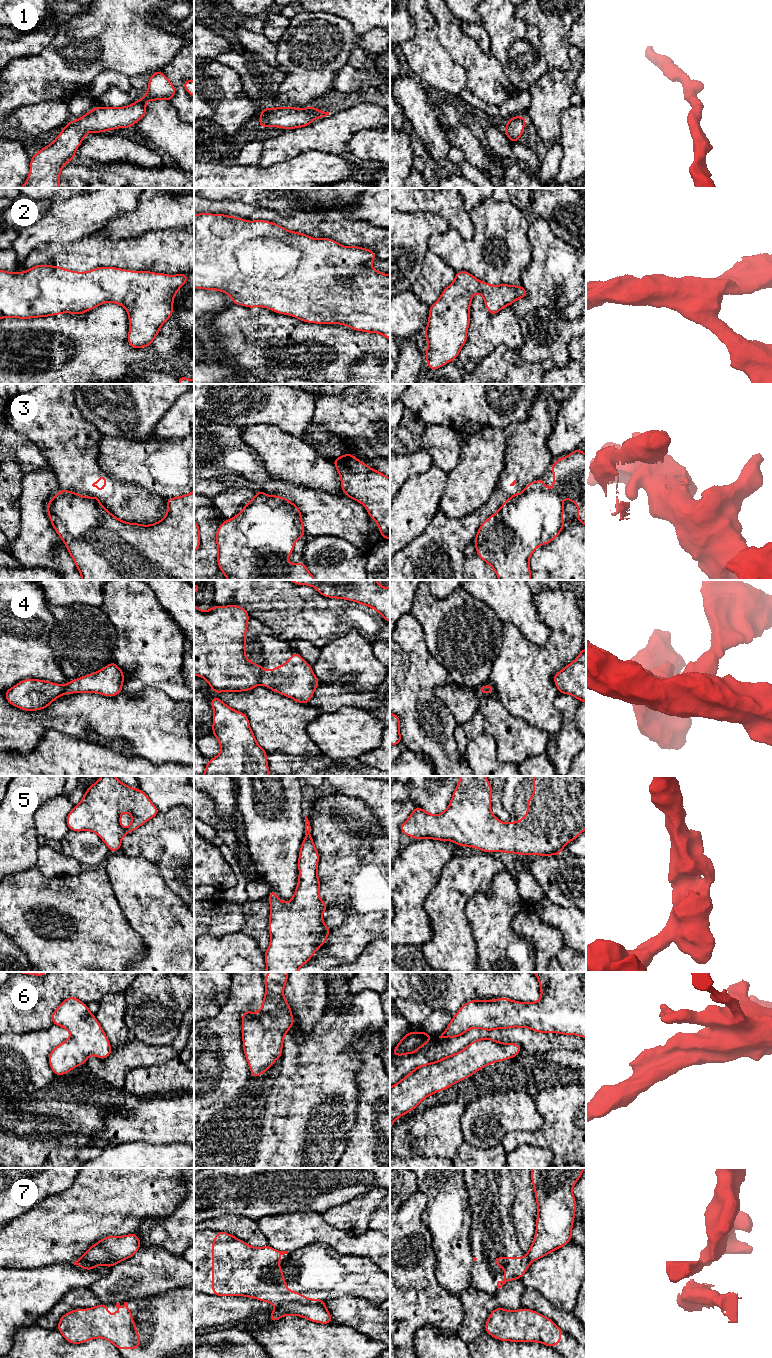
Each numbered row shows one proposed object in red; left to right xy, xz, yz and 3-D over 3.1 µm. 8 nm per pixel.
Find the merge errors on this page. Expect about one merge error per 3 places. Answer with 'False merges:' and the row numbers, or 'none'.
False merges: 3, 4, 7

